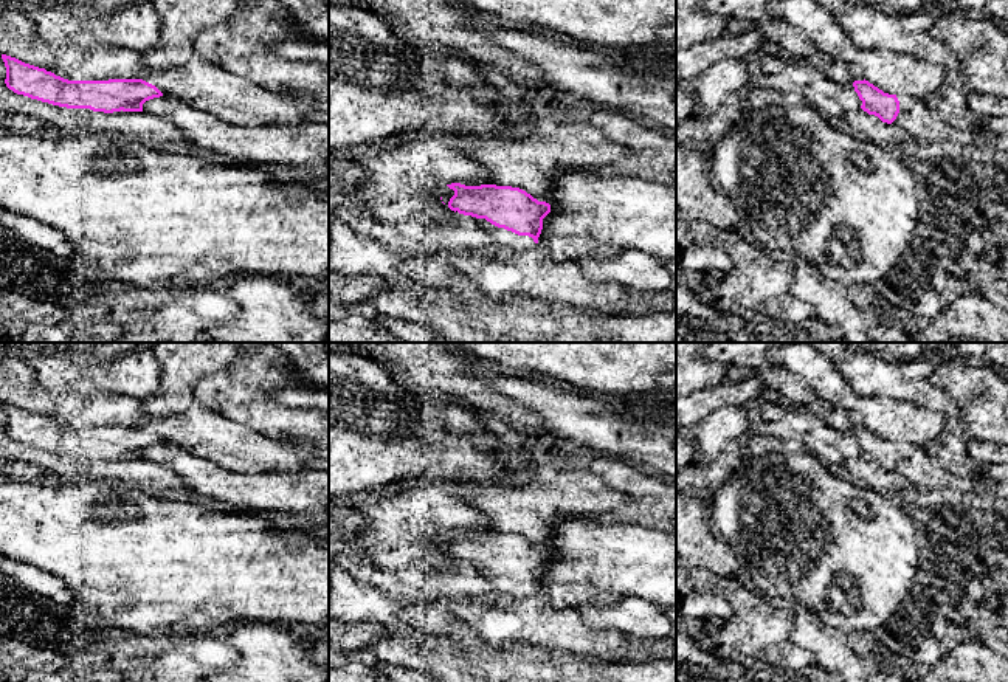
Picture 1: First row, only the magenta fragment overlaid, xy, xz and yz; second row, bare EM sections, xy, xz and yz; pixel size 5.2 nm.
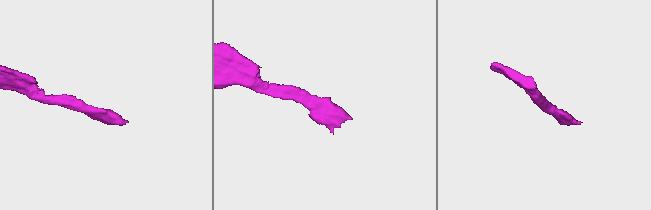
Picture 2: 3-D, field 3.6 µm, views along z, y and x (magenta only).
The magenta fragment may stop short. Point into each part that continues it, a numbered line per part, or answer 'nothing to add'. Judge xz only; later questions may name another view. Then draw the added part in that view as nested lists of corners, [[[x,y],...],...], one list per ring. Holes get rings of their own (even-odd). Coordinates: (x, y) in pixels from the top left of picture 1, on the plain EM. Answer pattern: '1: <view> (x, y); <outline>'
nothing to add

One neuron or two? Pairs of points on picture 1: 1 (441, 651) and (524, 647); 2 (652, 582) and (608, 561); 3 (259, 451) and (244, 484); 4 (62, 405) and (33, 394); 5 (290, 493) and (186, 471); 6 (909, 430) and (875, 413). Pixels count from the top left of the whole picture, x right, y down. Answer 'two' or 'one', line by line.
1: one
2: one
3: two
4: one
5: one
6: one

